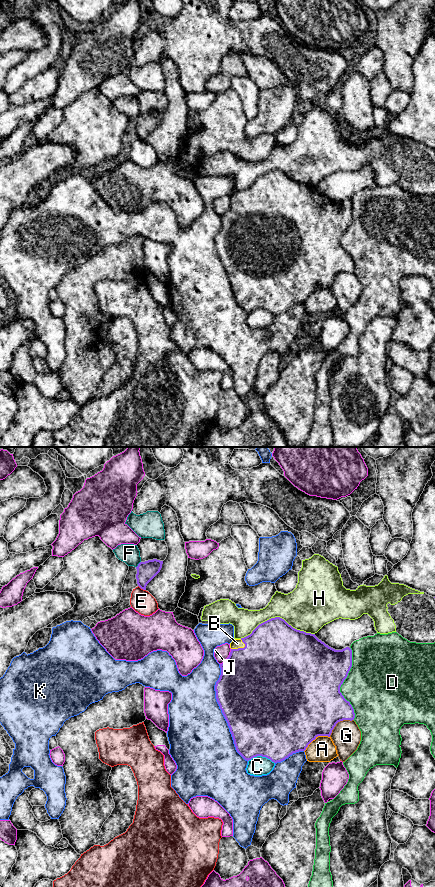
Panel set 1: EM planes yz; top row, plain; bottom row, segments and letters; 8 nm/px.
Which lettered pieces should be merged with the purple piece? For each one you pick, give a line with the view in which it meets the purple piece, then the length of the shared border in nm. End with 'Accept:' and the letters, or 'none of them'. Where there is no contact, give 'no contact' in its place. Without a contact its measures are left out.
B: meets purple in yz; contact 130 nm long
Accept: B

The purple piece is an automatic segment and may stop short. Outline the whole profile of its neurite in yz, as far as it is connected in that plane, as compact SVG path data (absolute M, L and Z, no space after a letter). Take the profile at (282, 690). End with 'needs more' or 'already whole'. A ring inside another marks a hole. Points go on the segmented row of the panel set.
M280 617L271 618L259 624L250 635L233 640L230 643L230 648L231 652L229 657L224 663L220 664L221 675L215 685L216 699L230 728L236 750L245 760L249 761L254 757L262 756L270 759L274 763L281 762L293 753L305 751L308 745L318 736L330 737L332 730L338 722L354 720L354 709L340 692L340 687L352 667L351 648L346 647L342 650L335 650L319 640L315 634L297 630Z; needs more

